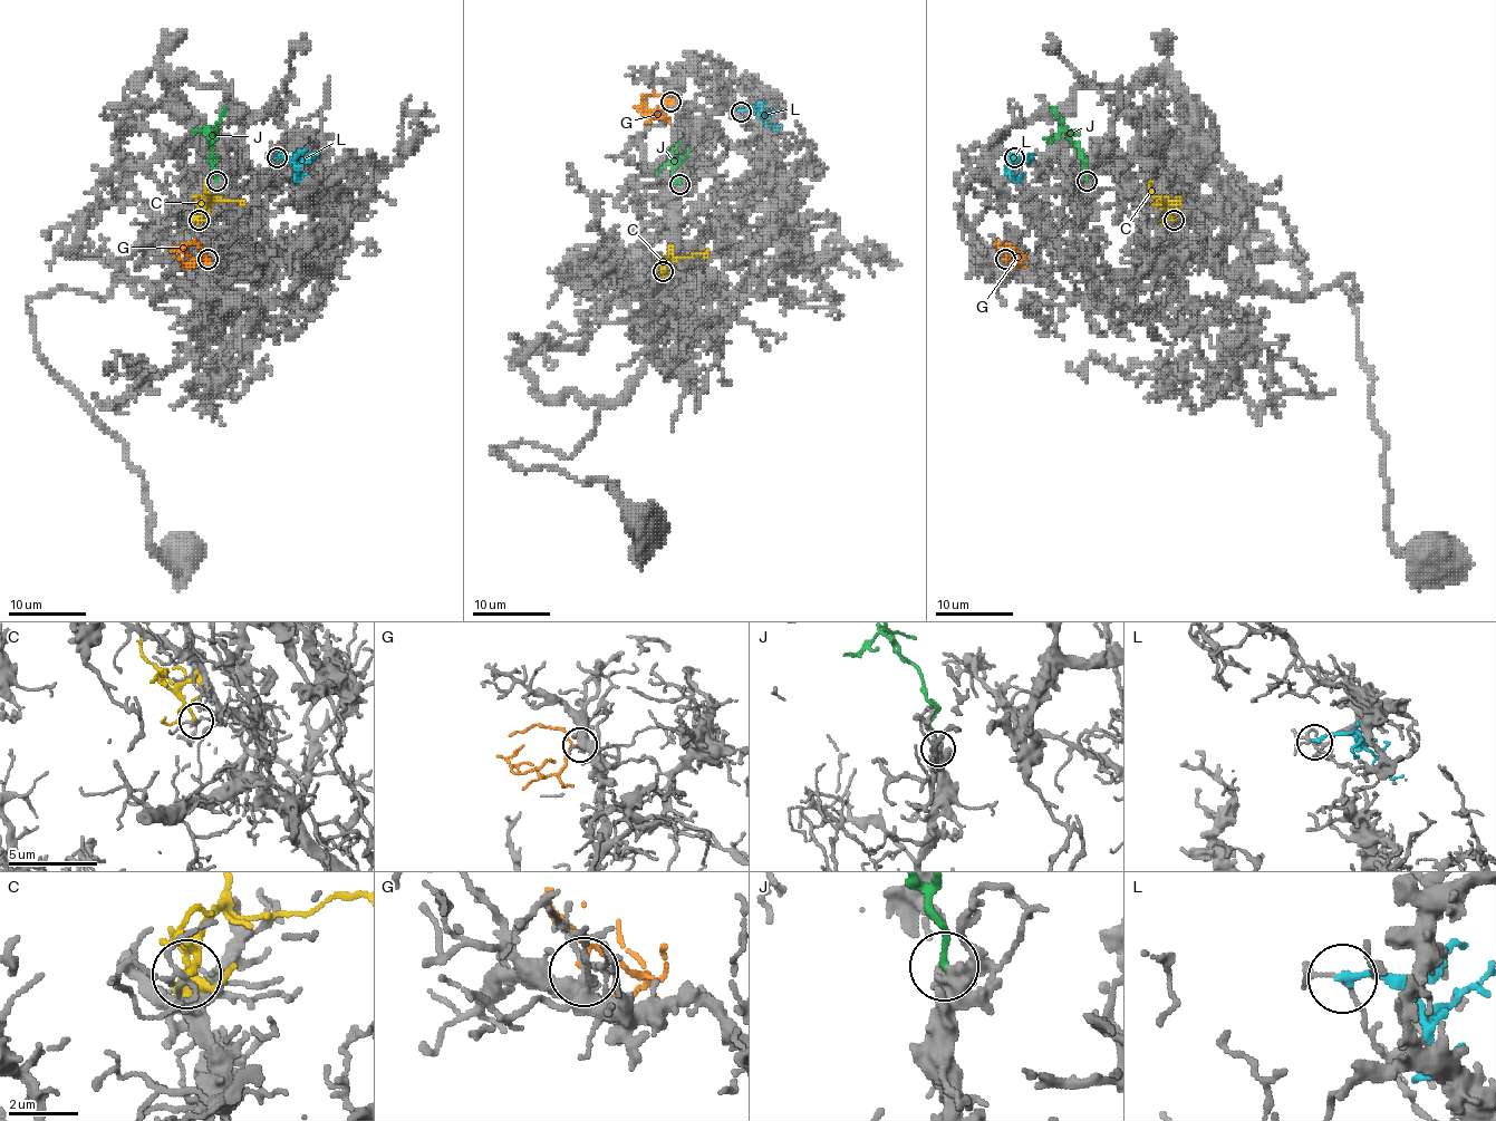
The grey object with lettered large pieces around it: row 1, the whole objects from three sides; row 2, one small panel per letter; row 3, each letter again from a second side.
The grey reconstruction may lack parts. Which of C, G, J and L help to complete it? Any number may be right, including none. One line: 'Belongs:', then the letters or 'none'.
Belongs: J

